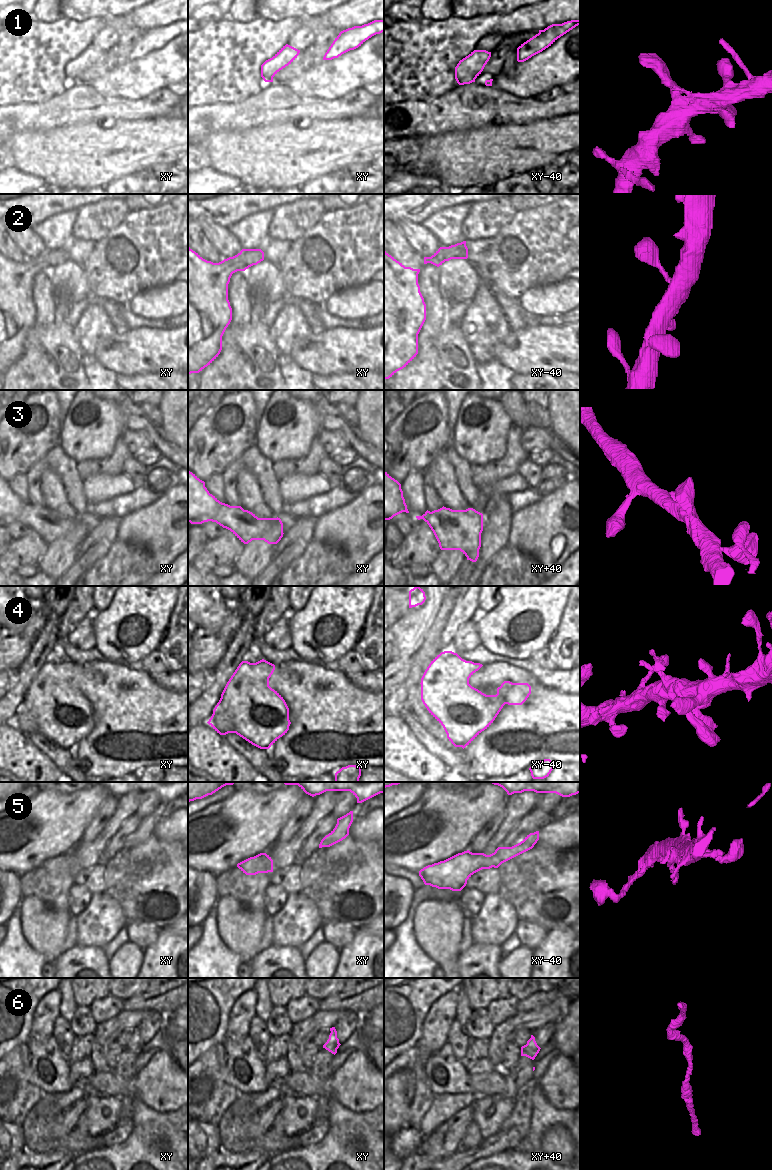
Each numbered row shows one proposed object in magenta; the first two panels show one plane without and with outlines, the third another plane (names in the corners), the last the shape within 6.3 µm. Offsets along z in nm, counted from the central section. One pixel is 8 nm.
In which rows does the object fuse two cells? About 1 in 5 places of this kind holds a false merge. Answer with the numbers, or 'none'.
none

